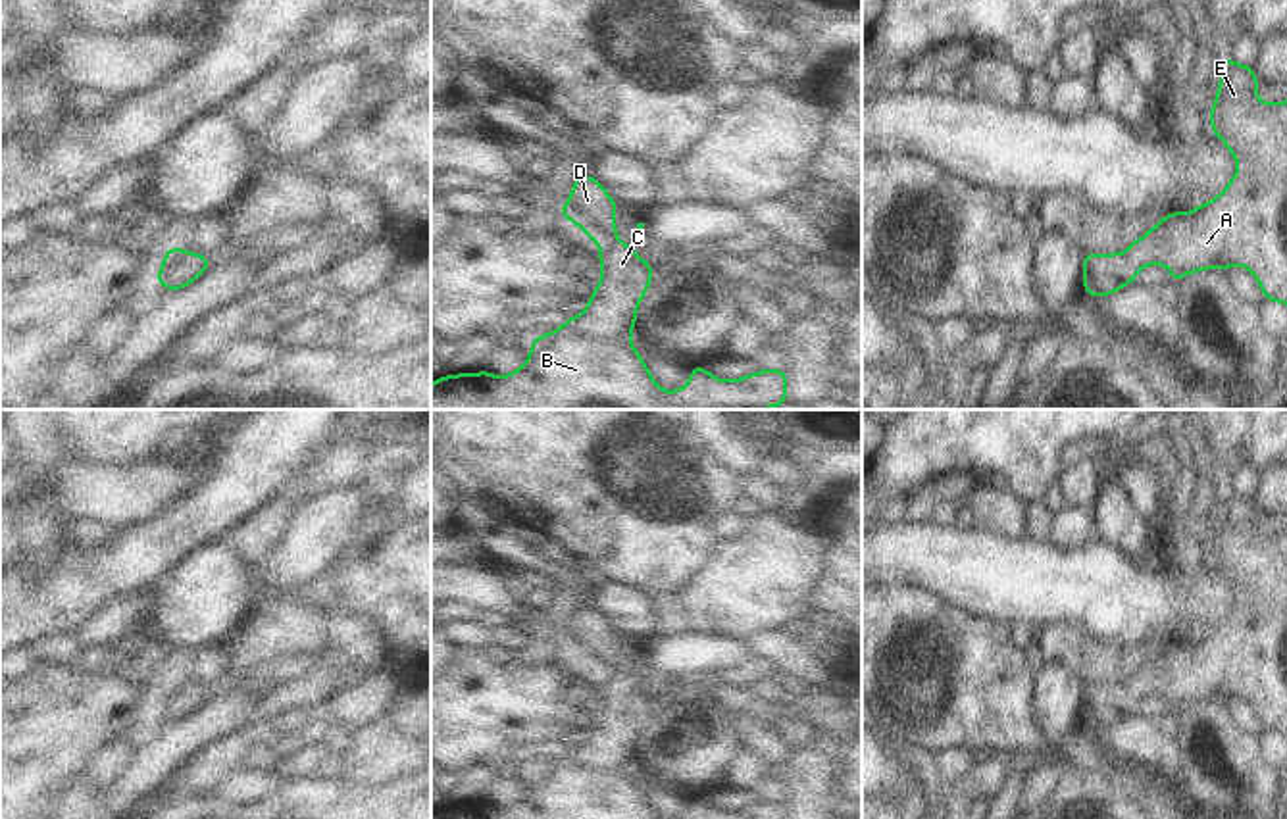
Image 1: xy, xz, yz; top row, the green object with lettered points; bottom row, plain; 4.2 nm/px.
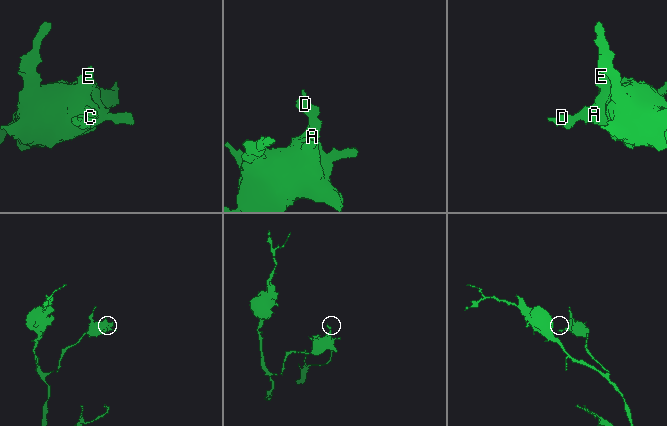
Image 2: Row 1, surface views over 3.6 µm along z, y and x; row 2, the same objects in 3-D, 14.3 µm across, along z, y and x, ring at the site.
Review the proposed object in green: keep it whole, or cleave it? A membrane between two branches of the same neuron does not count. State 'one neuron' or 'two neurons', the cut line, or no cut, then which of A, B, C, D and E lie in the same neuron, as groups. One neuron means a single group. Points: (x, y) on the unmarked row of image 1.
one neuron; cut none; groups A B C D E

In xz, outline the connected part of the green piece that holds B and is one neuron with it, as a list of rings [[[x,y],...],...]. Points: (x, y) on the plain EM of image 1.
[[[581,606],[571,615],[569,633],[558,640],[602,679],[598,686],[602,709],[585,742],[569,748],[558,761],[535,767],[529,790],[516,804],[498,807],[481,800],[473,807],[466,804],[439,807],[431,819],[660,819],[629,771],[654,700],[616,667],[616,631],[598,609]]]

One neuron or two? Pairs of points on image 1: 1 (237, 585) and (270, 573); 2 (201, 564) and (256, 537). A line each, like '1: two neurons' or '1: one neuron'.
1: two neurons
2: two neurons

